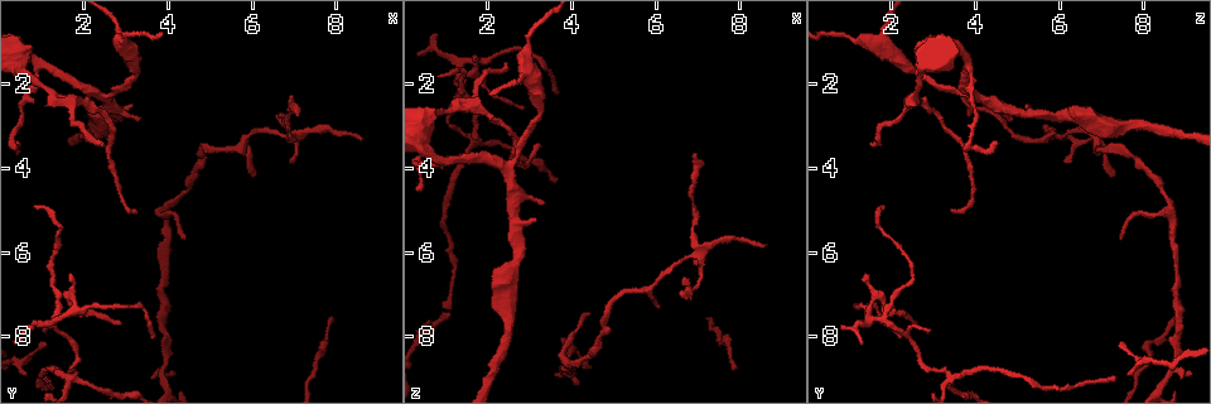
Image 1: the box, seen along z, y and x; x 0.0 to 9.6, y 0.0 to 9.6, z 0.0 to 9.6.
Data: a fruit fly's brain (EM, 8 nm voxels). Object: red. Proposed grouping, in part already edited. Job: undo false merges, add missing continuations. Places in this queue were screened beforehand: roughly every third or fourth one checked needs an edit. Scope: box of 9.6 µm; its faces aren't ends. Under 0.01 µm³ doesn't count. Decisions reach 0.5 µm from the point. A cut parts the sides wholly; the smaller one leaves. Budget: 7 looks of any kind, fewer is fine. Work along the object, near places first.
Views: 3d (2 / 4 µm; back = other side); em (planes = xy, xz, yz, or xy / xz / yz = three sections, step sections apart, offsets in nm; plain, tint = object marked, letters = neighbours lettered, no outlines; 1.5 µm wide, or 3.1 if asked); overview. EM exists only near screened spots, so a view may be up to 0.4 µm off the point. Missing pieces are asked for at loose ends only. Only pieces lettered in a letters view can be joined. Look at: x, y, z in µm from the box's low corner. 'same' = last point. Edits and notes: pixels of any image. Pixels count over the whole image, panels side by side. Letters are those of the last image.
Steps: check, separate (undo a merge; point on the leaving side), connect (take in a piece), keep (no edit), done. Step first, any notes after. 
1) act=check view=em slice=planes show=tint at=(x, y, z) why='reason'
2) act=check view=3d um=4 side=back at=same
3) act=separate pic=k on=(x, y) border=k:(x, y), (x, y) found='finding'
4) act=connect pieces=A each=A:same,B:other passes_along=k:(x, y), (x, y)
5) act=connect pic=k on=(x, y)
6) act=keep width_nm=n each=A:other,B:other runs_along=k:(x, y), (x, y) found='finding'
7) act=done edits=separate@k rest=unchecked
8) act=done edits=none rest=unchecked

act=check view=em slice=planes show=letters at=(3.60, 9.00, 8.85) why='an open end'

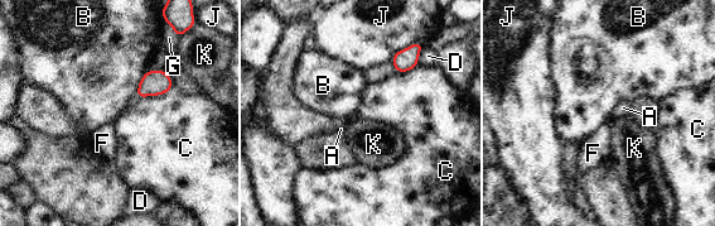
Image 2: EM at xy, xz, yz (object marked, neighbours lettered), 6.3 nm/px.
act=keep each=A:other,B:other,C:other,D:other,F:other,G:other,J:other,K:other border=2:(135, 91), (138, 96) found='no lettered piece goes on from it'

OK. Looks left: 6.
act=check view=em slice=xz step=8 show=tint at=(3.70, 8.00, 2.15) why='branch stops here'

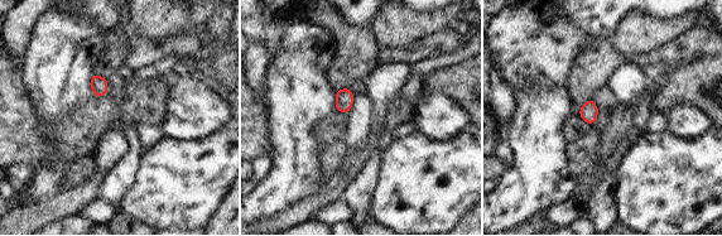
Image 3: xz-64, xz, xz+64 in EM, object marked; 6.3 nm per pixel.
act=check view=em slice=xz step=8 show=letters at=same why='see the neighbours'

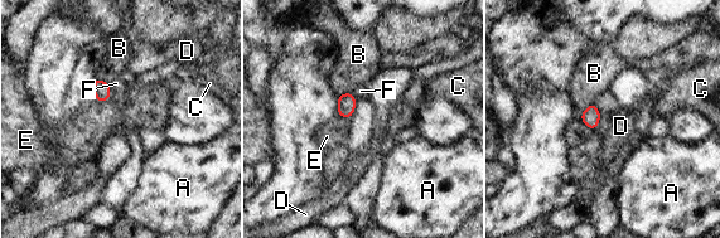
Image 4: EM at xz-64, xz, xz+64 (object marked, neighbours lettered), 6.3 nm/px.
act=keep each=A:other,B:other,C:other,D:other,E:other,F:other border=4:(594, 103), (599, 111) found='no lettered piece goes on from it'

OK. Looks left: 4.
act=check view=3d um=2 at=(1.15, 8.25, 7.45) why='thin end'

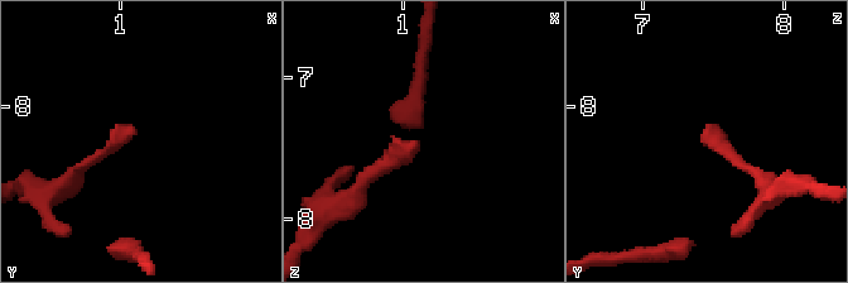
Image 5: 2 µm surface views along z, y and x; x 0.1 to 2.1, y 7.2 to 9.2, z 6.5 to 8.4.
act=check view=em slice=xz step=8 show=tint at=(1.12, 8.18, 7.46)

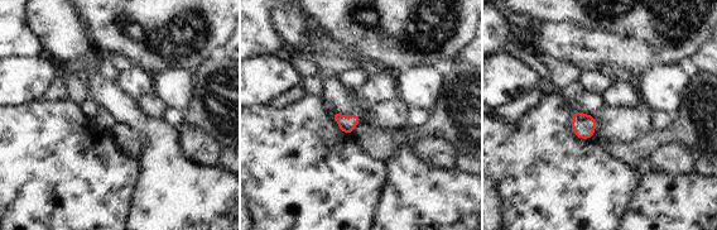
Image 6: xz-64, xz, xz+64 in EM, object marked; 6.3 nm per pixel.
act=check view=em slice=planes show=letters at=same why='another direction'

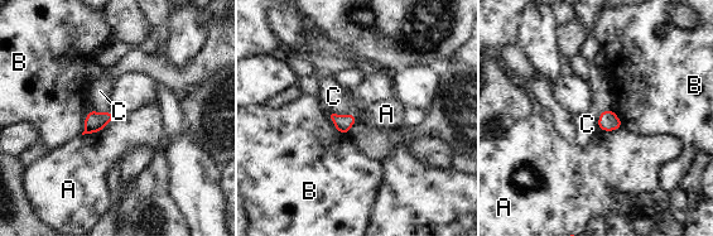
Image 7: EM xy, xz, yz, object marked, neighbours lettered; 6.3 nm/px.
act=keep width_nm=110 each=A:other,B:other,C:other border=7:(115, 116), (100, 130), (82, 135) found='no lettered piece goes on from it'

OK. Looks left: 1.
act=done edits=none rest=unchecked

